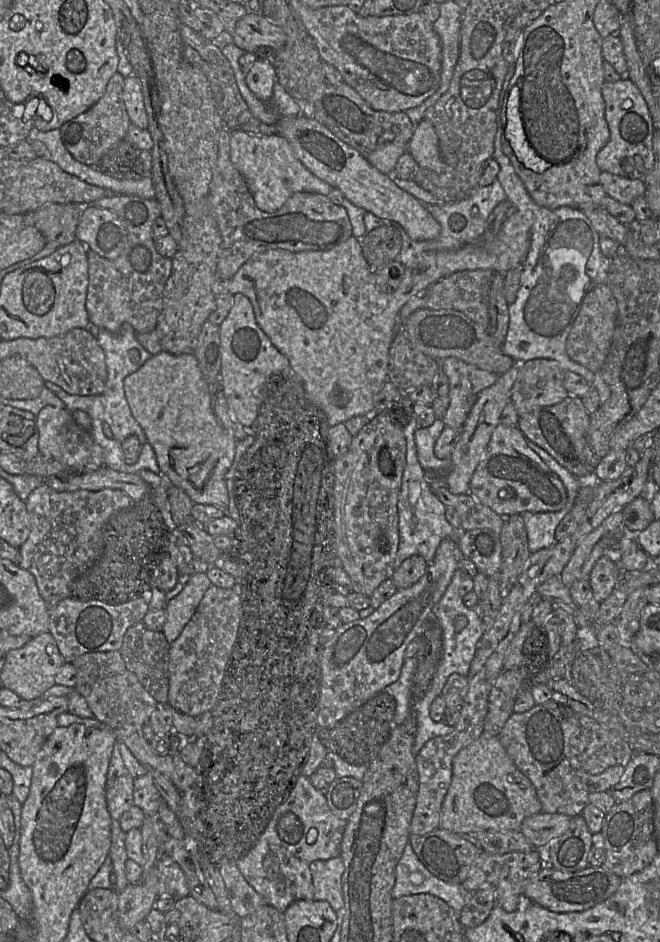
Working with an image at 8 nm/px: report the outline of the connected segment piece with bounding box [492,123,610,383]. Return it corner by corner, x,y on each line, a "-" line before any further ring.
499,123
492,155
500,167
497,180
506,199
529,221
531,234
517,298
508,307
509,326
501,348
516,363
537,358
555,360
566,371
575,372
593,383
594,373
568,355
567,340
586,293
596,285
606,282
610,258
602,253
600,235
580,209
569,206
548,209
533,201
502,150
501,135
502,124

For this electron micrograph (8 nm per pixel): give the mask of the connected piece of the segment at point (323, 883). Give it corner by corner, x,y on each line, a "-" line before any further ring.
340,856
316,860
310,864
315,900
326,901
335,910
341,925
341,916
344,912
344,896
342,888
342,875
344,862

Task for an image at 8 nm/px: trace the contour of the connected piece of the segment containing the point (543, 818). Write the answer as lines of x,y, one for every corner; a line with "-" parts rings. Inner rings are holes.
541,811
525,818
519,831
533,844
535,849
546,849
551,842
568,830
571,820
572,817
565,814

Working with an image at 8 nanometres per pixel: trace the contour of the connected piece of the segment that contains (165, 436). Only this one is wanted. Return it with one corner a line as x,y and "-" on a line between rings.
161,351
151,356
124,380
125,396
132,415
145,432
154,449
157,463
171,485
184,490
194,504
229,506
226,473
230,469
237,440
221,425
213,409
213,396
193,353
171,354

